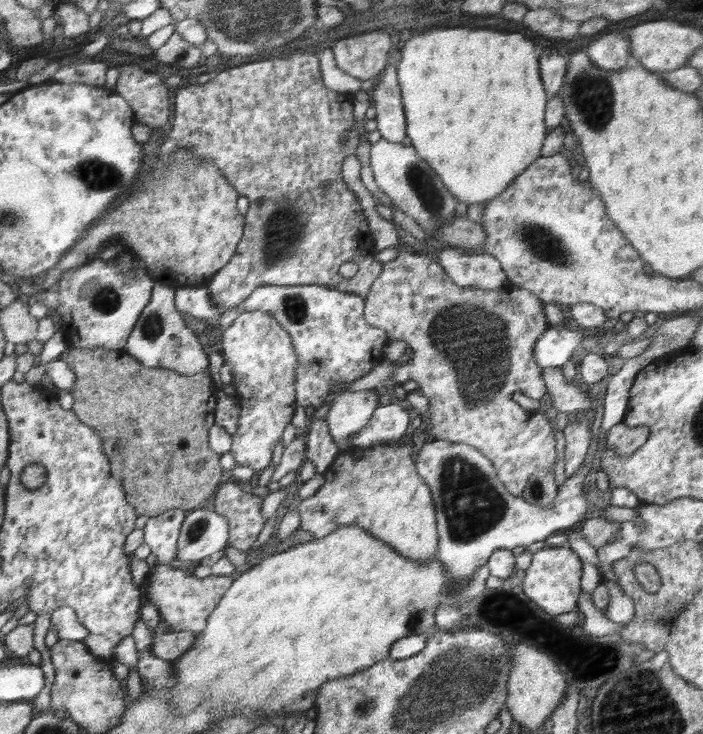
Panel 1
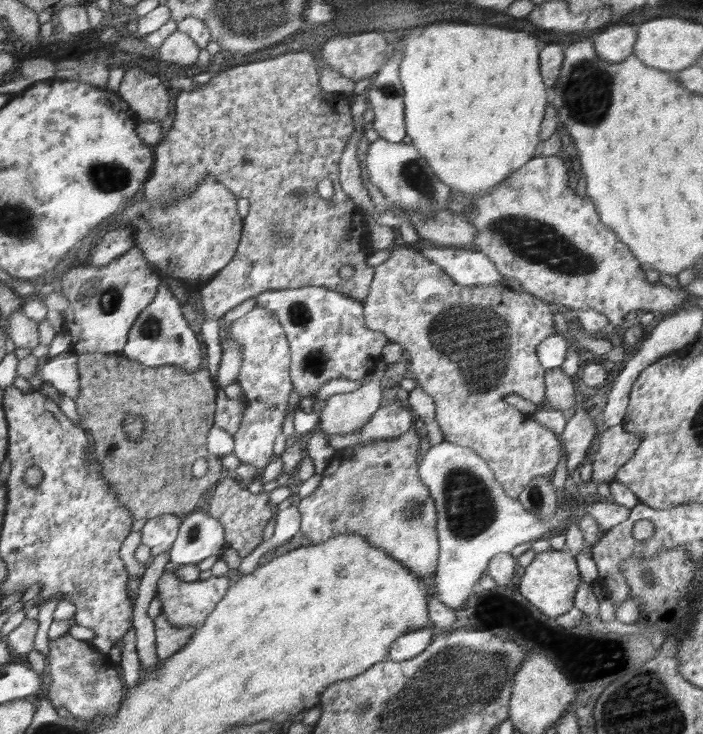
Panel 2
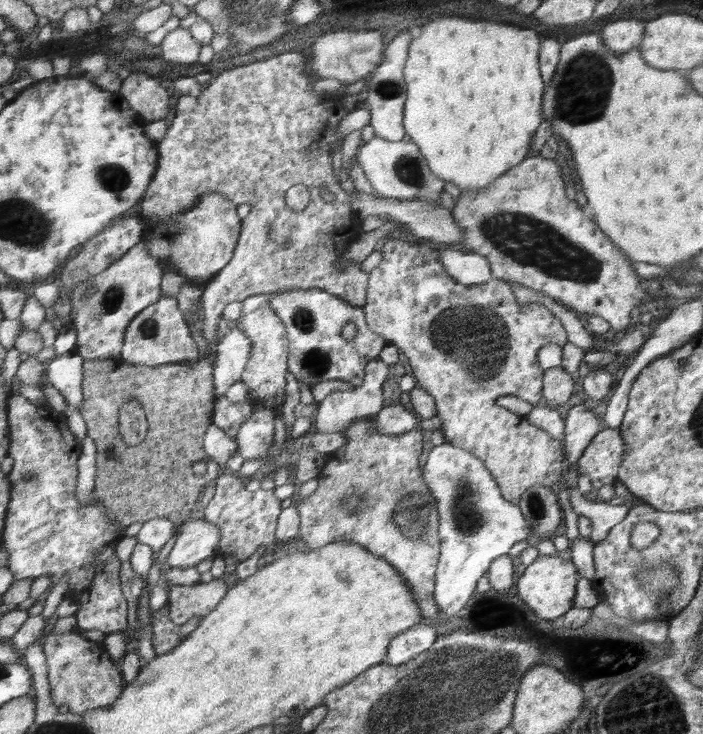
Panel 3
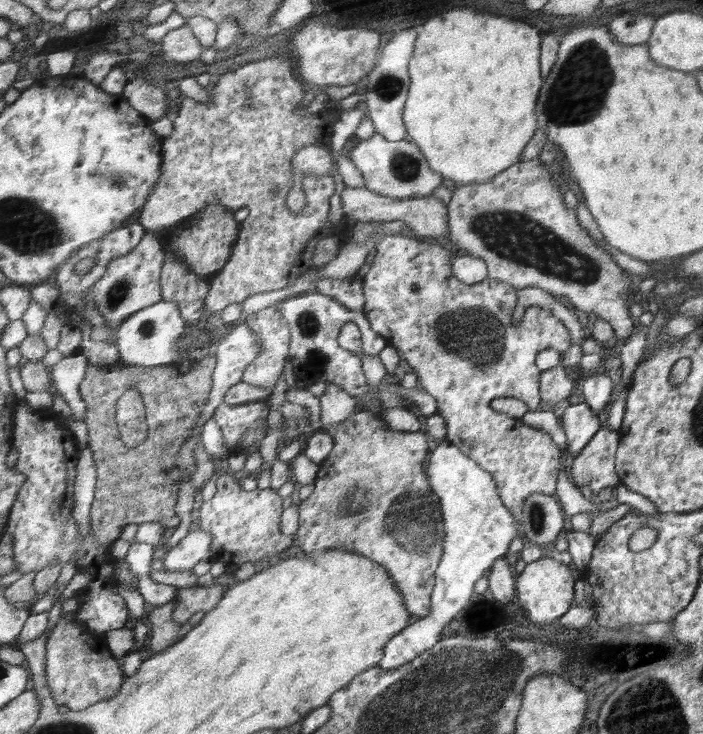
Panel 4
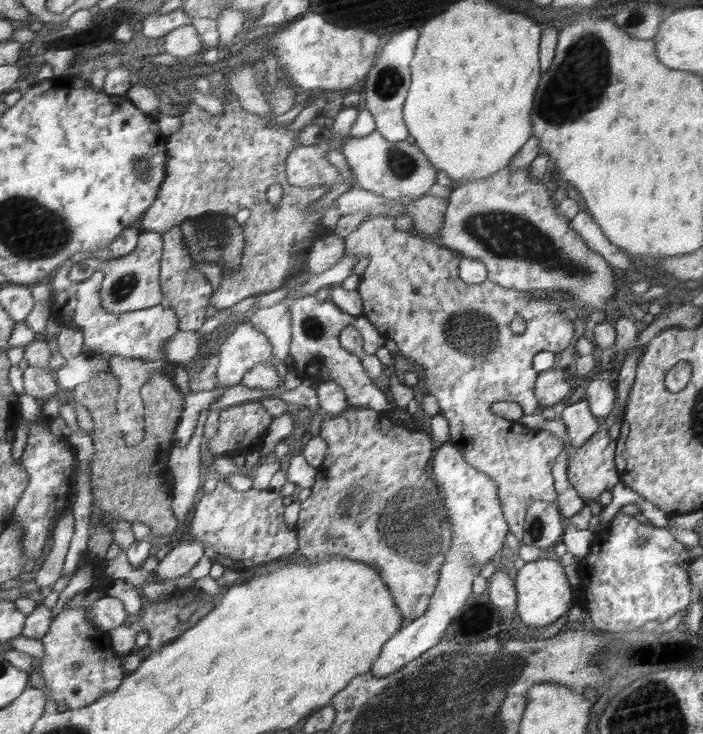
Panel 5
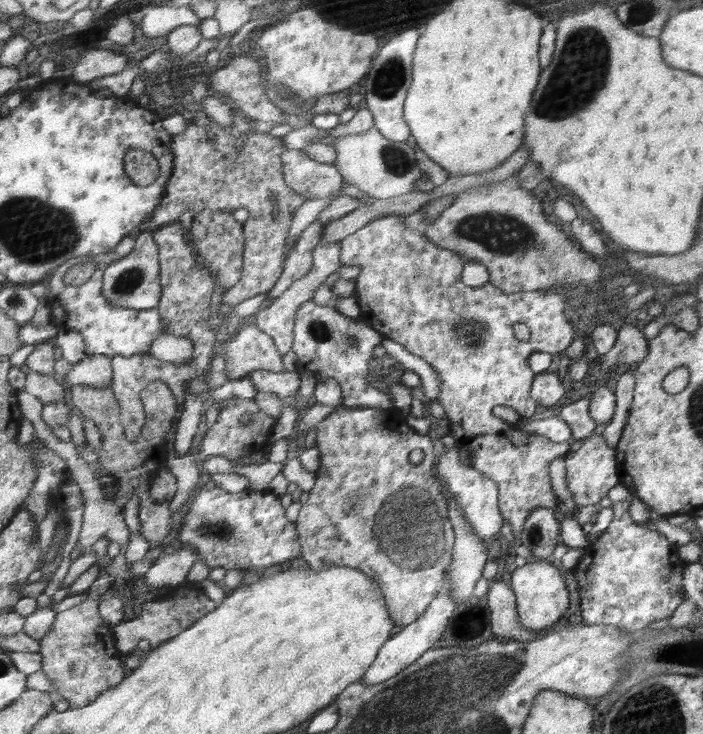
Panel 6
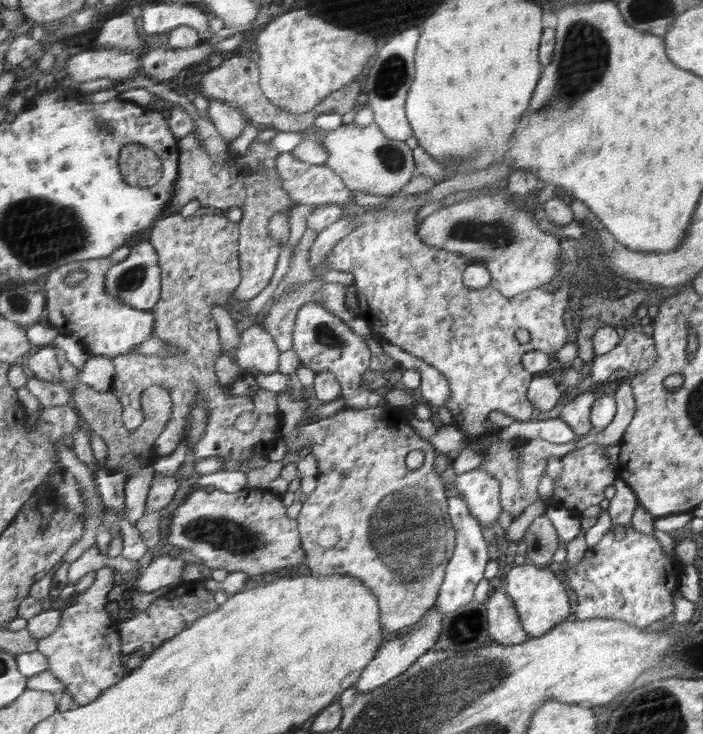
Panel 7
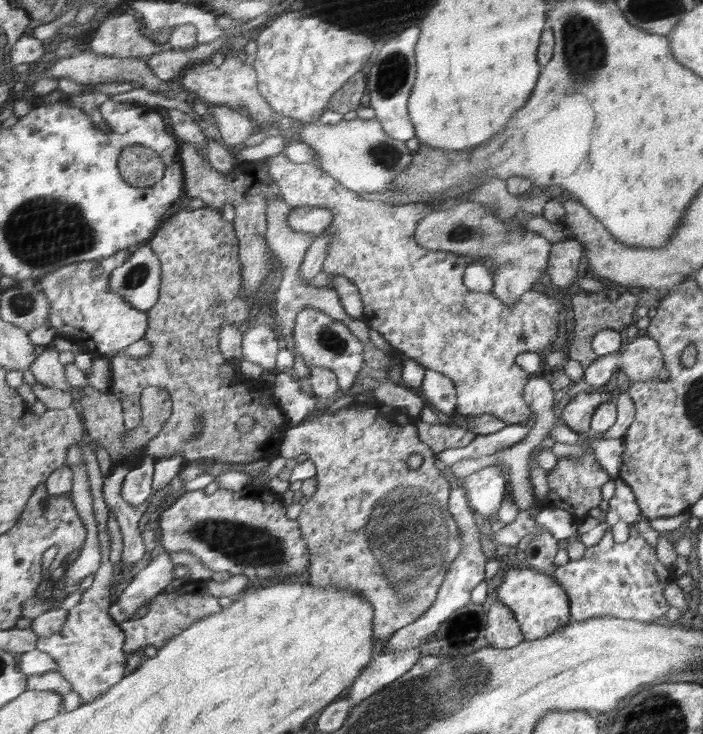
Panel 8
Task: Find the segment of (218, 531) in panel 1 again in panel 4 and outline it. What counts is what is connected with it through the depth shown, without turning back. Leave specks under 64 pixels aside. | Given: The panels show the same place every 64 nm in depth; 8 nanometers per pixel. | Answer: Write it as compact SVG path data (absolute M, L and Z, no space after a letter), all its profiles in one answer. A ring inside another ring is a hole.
M201 528L190 531L180 542L170 547L164 556L163 570L168 572L184 572L191 570L208 556L214 535L210 530L201 530Z

